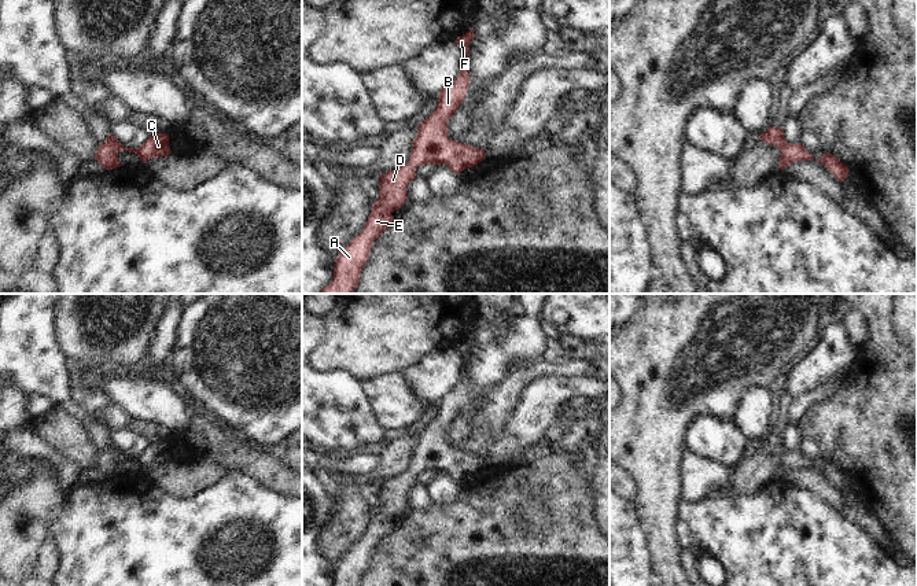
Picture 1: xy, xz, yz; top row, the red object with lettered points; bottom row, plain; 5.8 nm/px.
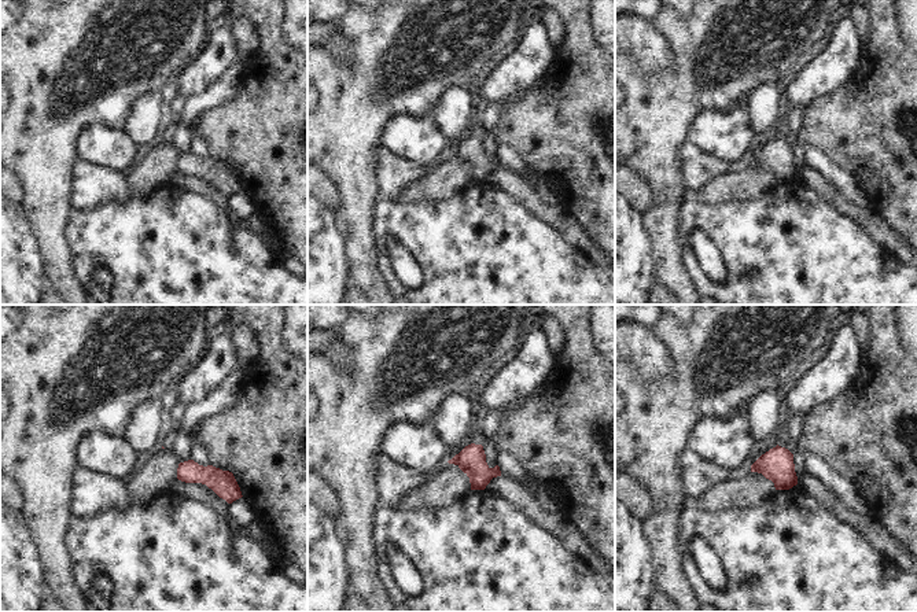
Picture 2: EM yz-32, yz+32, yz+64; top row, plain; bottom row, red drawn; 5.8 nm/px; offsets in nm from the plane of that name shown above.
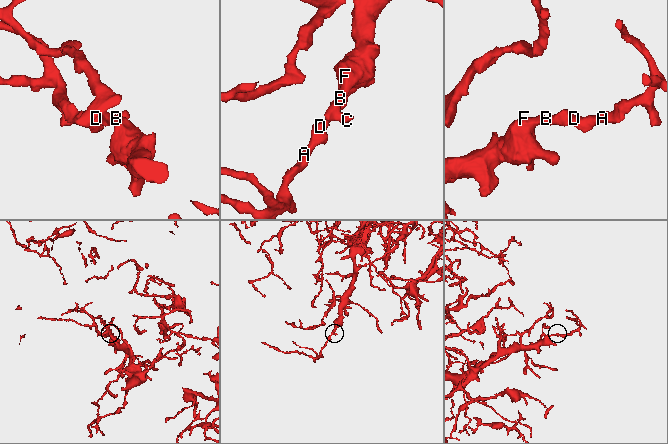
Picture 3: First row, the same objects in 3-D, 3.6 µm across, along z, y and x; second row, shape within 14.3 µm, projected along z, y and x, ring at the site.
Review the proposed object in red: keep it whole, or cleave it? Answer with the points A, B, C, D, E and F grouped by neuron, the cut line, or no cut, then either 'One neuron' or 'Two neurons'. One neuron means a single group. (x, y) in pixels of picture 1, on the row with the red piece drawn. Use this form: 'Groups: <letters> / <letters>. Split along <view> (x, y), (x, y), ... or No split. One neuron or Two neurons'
Groups: A B C D E F. No split. One neuron

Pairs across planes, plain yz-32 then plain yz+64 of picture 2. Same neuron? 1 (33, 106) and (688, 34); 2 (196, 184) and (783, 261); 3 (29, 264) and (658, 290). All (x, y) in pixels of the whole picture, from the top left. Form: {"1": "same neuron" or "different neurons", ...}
{"1": "same neuron", "2": "different neurons", "3": "different neurons"}

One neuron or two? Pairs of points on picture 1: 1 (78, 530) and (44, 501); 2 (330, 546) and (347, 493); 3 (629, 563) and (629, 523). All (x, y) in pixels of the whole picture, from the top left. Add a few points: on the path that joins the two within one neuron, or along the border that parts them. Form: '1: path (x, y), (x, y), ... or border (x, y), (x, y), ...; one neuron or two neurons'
1: border (66, 493), (58, 509); two neurons
2: path (343, 533), (347, 527), (347, 507); one neuron
3: path (628, 553), (628, 533); one neuron

